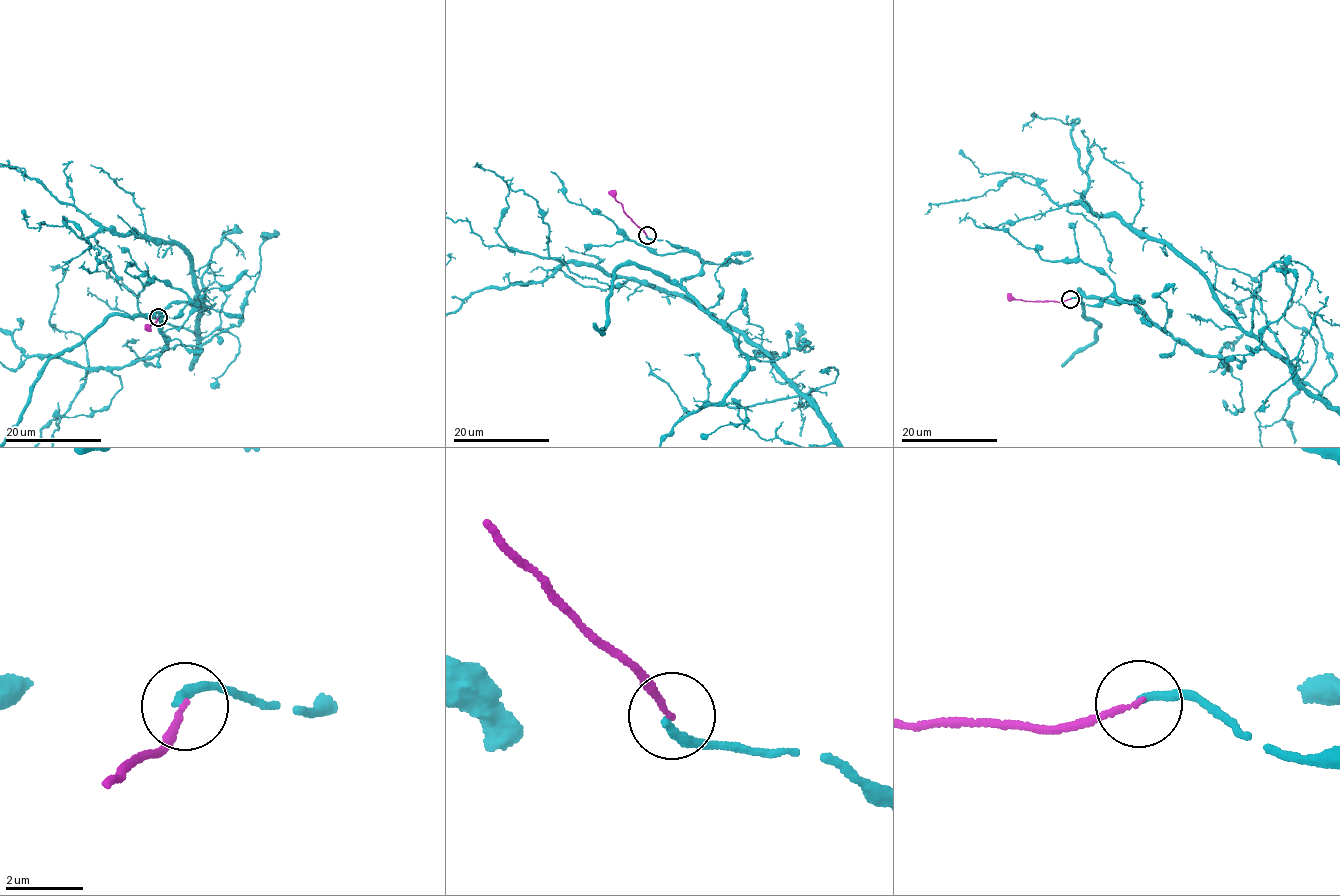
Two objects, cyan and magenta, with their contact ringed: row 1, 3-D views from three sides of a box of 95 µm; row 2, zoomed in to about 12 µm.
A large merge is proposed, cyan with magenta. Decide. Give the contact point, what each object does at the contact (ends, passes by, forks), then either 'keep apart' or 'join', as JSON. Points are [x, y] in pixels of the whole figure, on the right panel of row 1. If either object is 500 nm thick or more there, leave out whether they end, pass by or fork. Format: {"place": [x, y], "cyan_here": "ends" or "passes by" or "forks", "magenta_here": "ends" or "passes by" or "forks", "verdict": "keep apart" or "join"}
{"place": [1070, 299], "cyan_here": "ends", "magenta_here": "ends", "verdict": "keep apart"}

